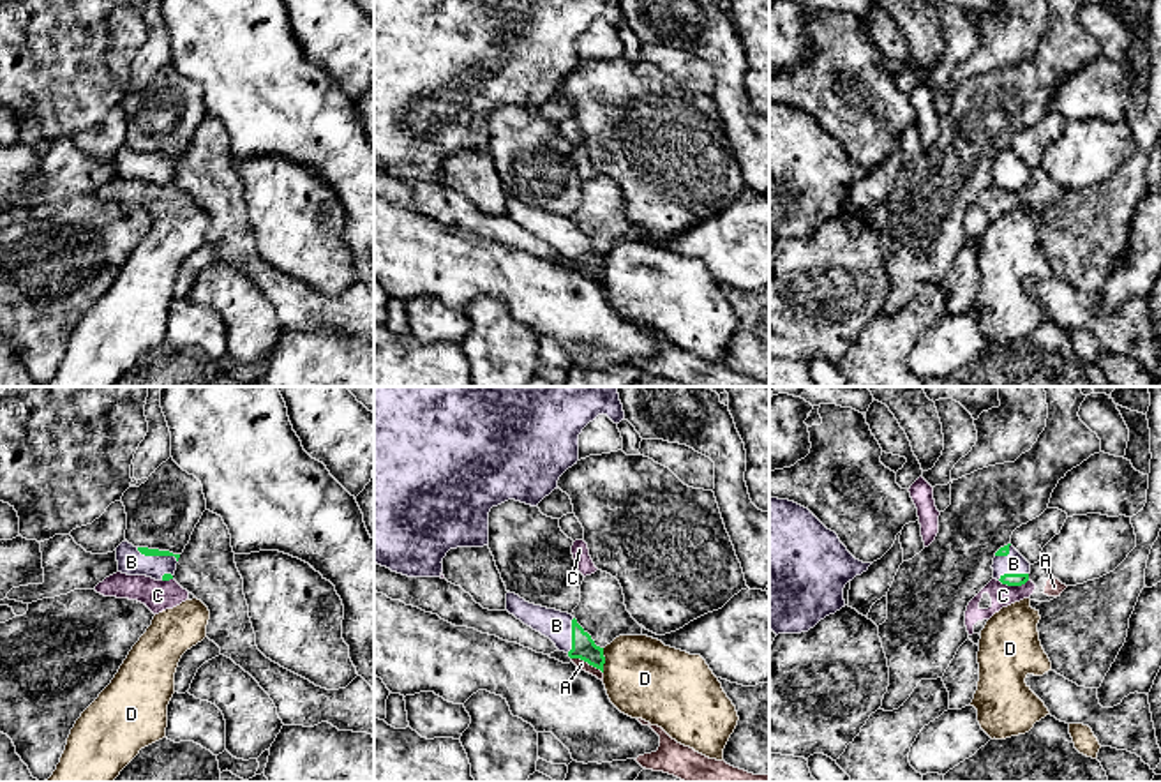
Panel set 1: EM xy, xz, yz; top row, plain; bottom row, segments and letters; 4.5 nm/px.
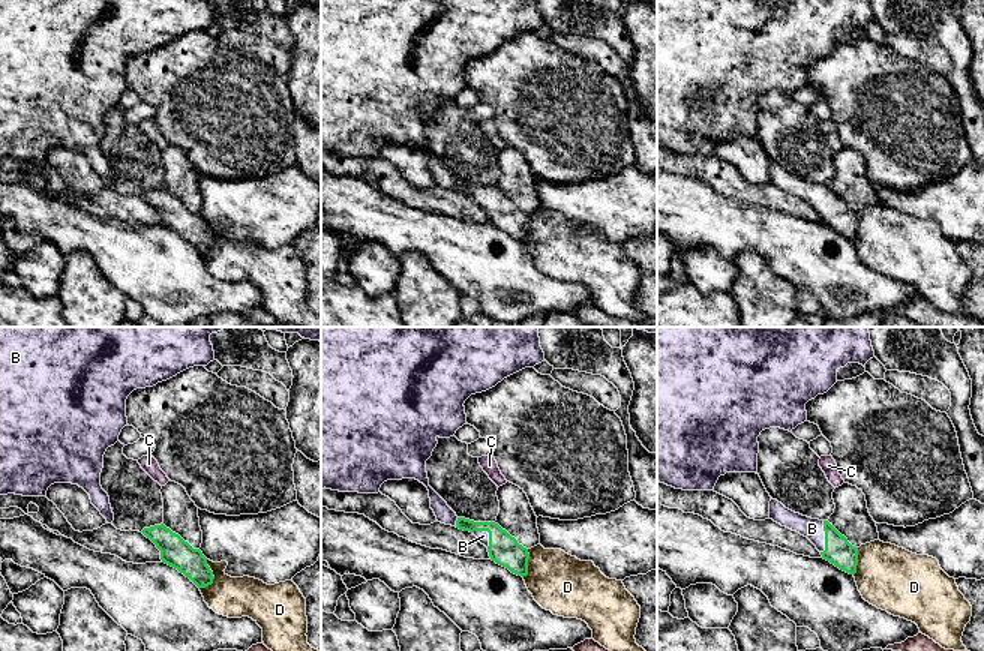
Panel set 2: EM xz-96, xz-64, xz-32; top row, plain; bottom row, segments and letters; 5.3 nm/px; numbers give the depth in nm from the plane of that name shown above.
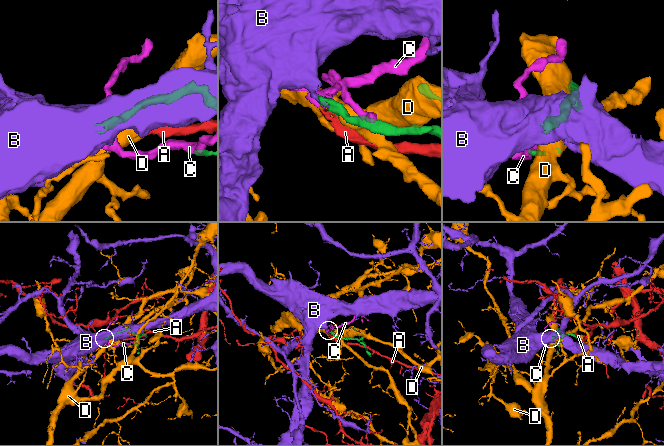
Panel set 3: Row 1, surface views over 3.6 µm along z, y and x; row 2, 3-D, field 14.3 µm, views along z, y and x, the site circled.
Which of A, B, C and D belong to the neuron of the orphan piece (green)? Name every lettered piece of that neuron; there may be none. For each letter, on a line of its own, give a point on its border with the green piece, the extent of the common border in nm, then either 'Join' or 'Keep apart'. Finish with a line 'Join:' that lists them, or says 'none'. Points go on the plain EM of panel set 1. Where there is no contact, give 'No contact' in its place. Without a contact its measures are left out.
A: Touches green at xz (588, 267). Shared border 160 nm. Keep apart
B: Touches green at xy (157, 159). Shared border 200 nm. Join
C: Touches green at yz (1013, 189). Shared border 140 nm. Keep apart
D: Touches green at xz (604, 265). Shared border 110 nm. Keep apart
Join: B

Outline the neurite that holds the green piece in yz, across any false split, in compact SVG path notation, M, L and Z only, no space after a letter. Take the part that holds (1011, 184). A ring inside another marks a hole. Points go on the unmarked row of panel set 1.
M1004 150L993 162L993 184L1007 191L1022 191L1029 185L1030 168L1011 150Z

